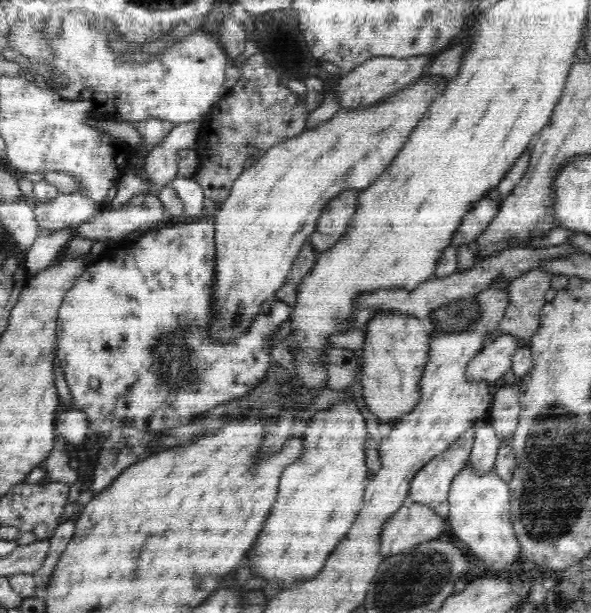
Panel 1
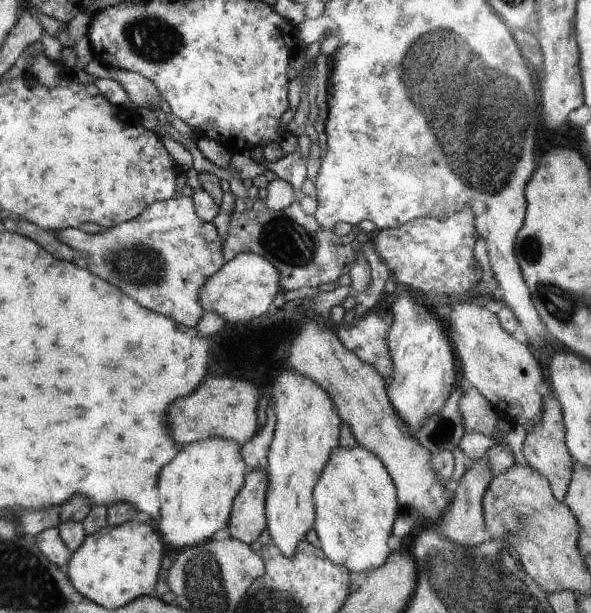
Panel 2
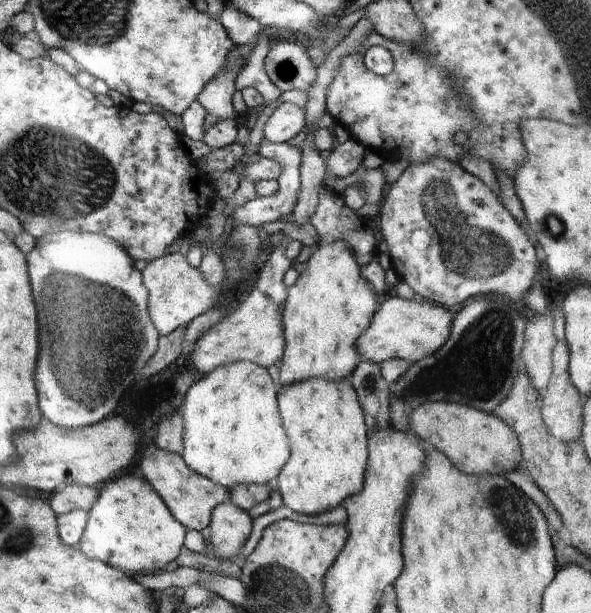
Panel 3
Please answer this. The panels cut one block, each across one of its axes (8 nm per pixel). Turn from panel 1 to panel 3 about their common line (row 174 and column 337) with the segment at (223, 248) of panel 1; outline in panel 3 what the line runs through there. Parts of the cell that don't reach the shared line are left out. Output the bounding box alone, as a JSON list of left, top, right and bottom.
[280,241,381,387]

